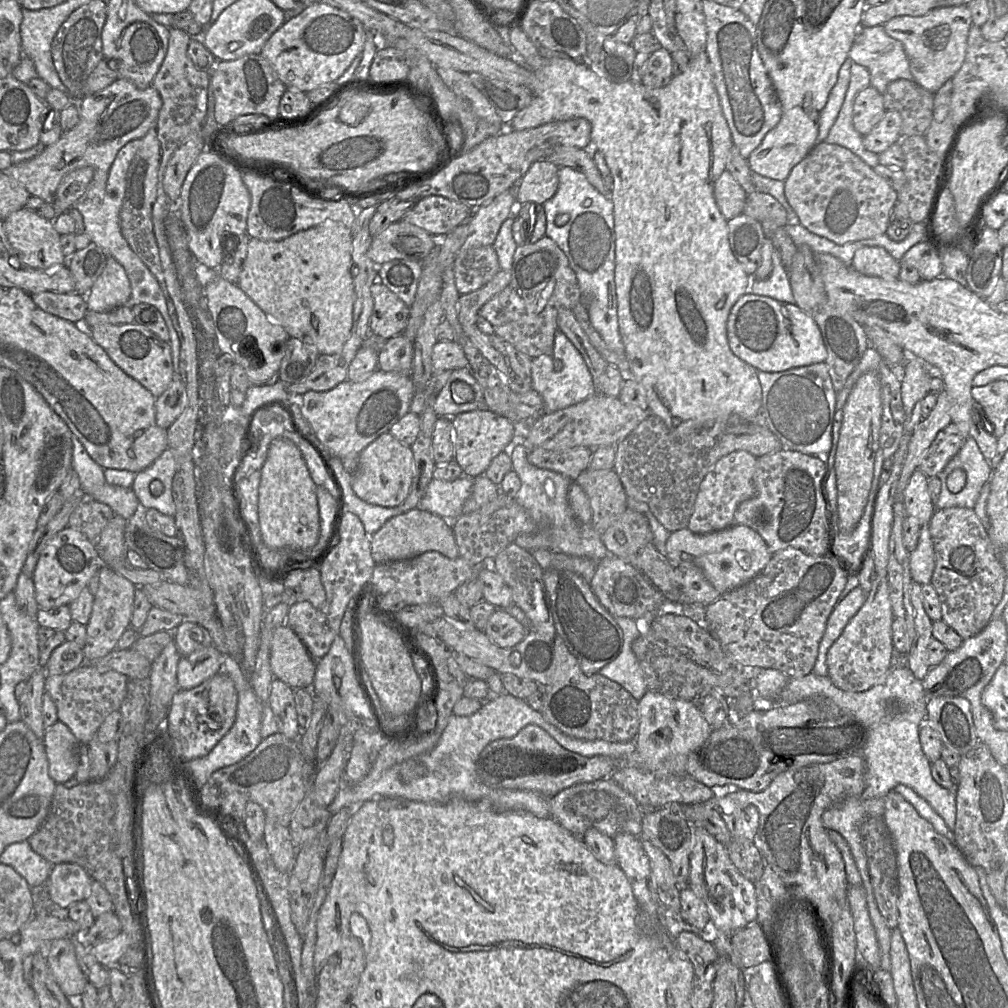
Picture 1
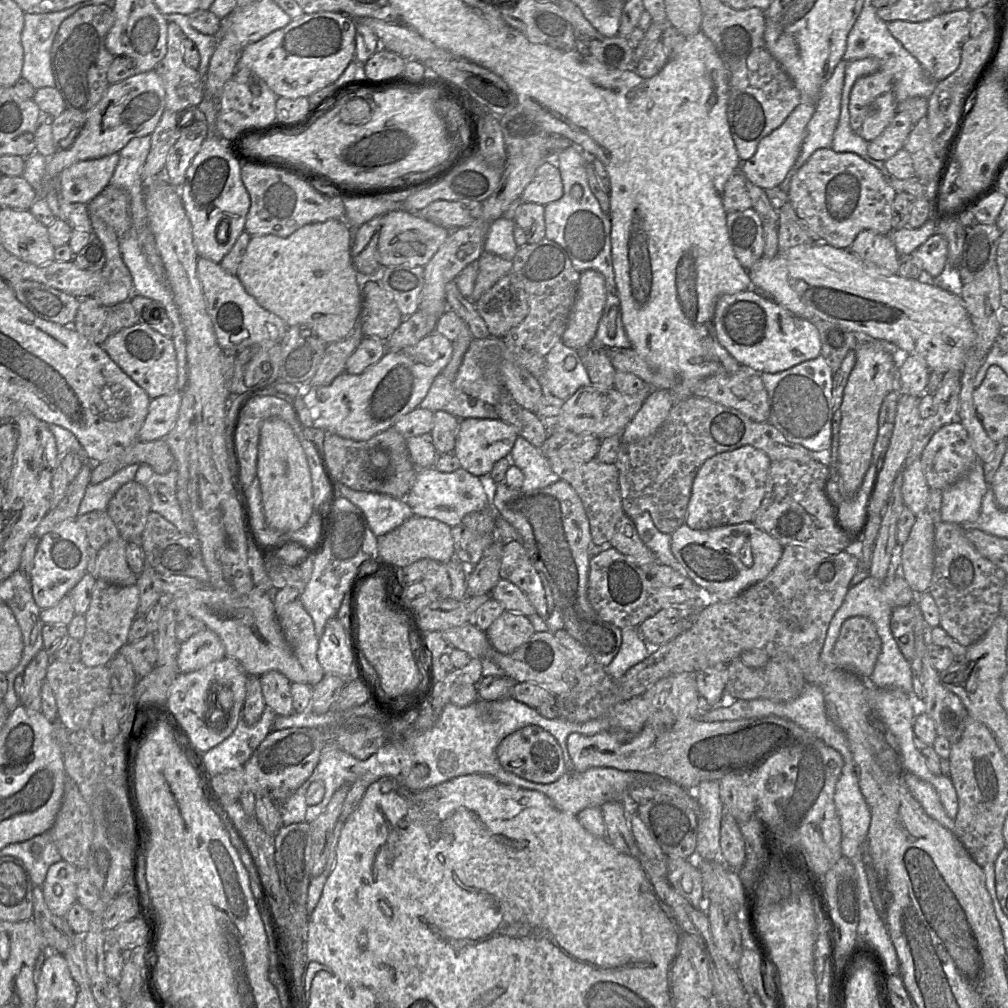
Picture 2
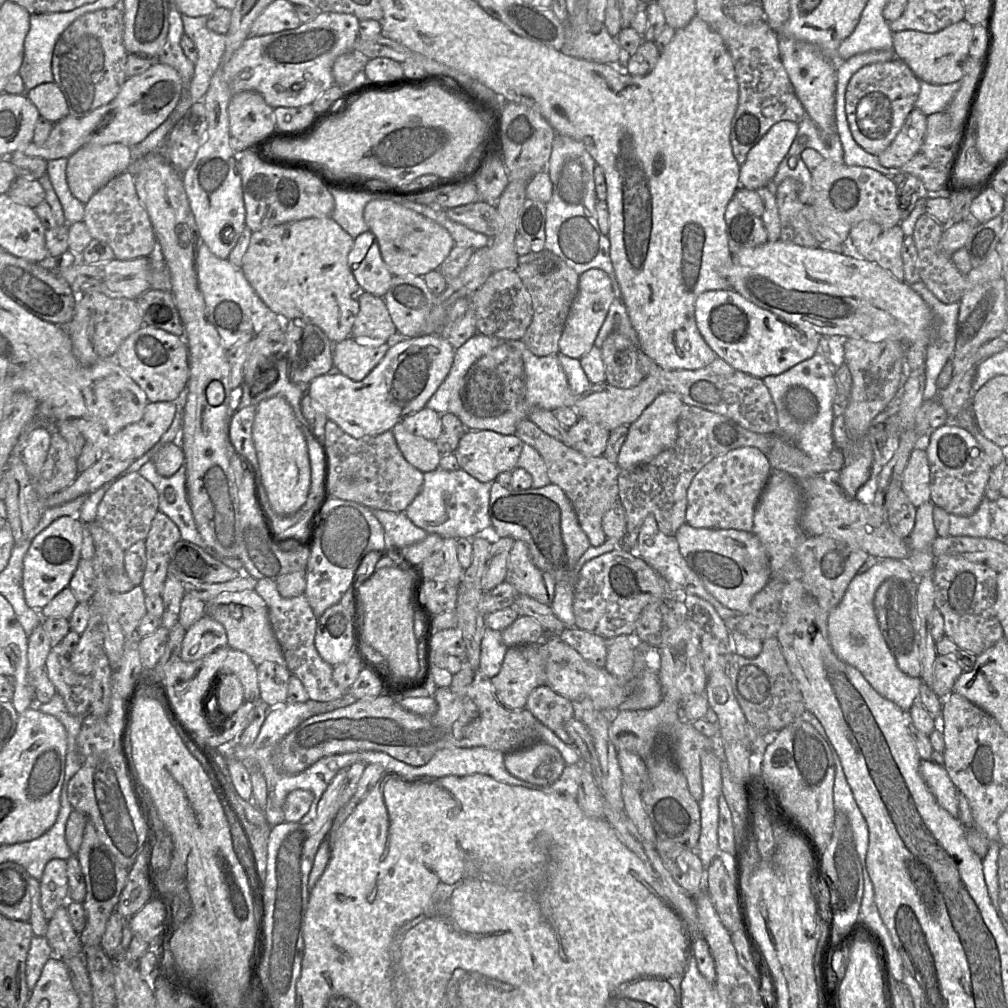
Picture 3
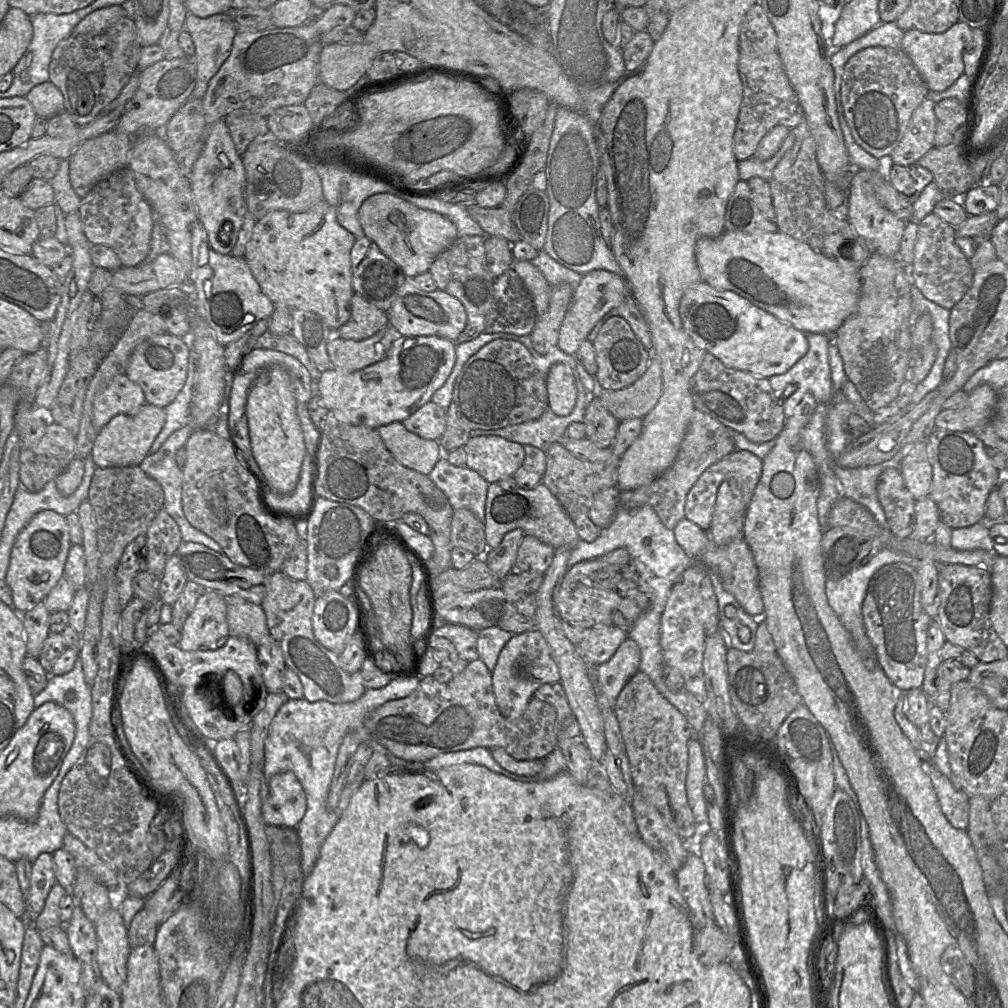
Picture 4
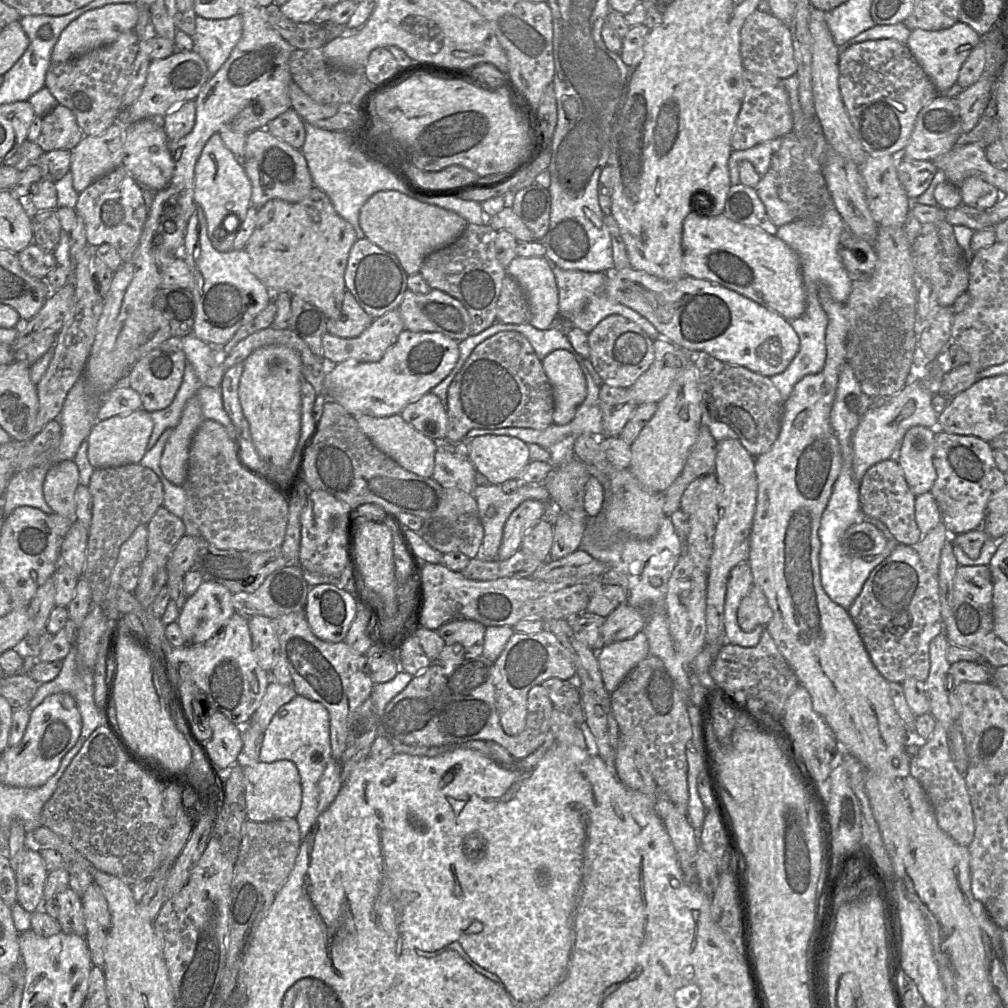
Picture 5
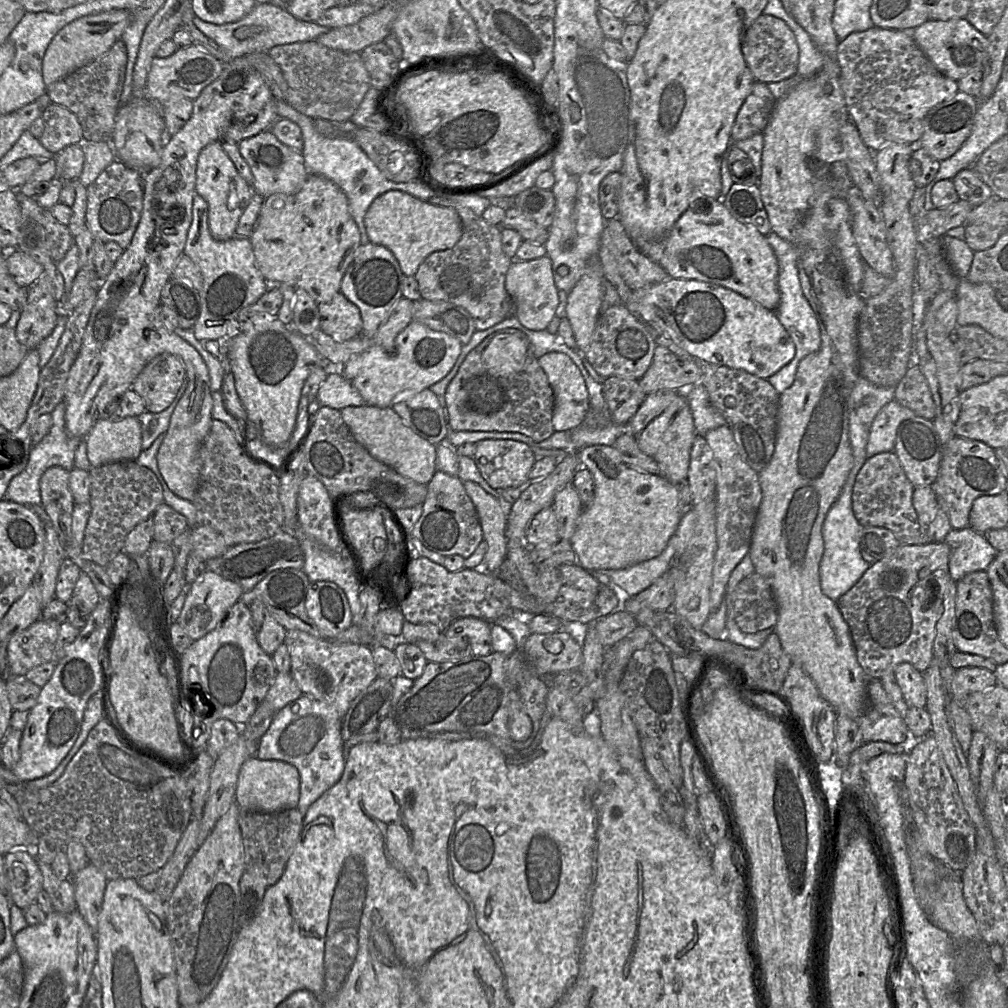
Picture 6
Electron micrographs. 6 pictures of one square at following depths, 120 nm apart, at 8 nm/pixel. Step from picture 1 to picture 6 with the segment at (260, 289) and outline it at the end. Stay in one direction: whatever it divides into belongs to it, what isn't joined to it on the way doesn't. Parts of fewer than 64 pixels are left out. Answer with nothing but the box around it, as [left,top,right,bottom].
[250,173,361,304]

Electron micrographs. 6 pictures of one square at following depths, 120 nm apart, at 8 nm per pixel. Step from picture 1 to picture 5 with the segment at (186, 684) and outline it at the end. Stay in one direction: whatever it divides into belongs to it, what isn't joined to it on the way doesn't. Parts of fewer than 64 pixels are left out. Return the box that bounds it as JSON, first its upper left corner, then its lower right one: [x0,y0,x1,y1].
[177,581,234,645]

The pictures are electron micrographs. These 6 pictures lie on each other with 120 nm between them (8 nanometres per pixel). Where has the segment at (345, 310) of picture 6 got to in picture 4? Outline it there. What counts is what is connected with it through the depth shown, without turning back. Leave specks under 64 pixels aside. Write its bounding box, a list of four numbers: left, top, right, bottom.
[334,293,389,340]

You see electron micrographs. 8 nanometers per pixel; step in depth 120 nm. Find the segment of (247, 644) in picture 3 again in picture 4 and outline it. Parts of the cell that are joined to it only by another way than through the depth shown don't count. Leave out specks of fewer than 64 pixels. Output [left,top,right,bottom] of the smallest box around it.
[226,599,270,647]

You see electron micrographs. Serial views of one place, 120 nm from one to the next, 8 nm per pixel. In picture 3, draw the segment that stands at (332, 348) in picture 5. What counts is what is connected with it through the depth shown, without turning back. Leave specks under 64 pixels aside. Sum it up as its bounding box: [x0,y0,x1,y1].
[332,338,388,381]

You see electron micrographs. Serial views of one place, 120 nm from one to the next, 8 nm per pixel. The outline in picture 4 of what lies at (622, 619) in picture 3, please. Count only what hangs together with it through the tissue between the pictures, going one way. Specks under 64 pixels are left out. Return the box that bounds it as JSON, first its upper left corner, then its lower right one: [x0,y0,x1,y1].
[554,559,640,628]

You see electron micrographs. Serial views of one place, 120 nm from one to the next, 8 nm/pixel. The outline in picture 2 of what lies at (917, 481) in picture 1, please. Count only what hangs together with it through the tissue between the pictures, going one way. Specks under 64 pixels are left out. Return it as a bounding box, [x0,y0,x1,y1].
[902,458,930,515]

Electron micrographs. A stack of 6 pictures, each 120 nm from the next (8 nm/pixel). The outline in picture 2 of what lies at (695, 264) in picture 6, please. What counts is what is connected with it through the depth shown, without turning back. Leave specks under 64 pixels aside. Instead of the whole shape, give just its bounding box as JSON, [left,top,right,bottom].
[747,243,975,374]

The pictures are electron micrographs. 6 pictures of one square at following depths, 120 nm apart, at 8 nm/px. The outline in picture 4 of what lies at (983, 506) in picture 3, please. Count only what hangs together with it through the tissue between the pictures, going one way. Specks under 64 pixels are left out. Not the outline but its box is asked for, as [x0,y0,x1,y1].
[951,519,995,551]

